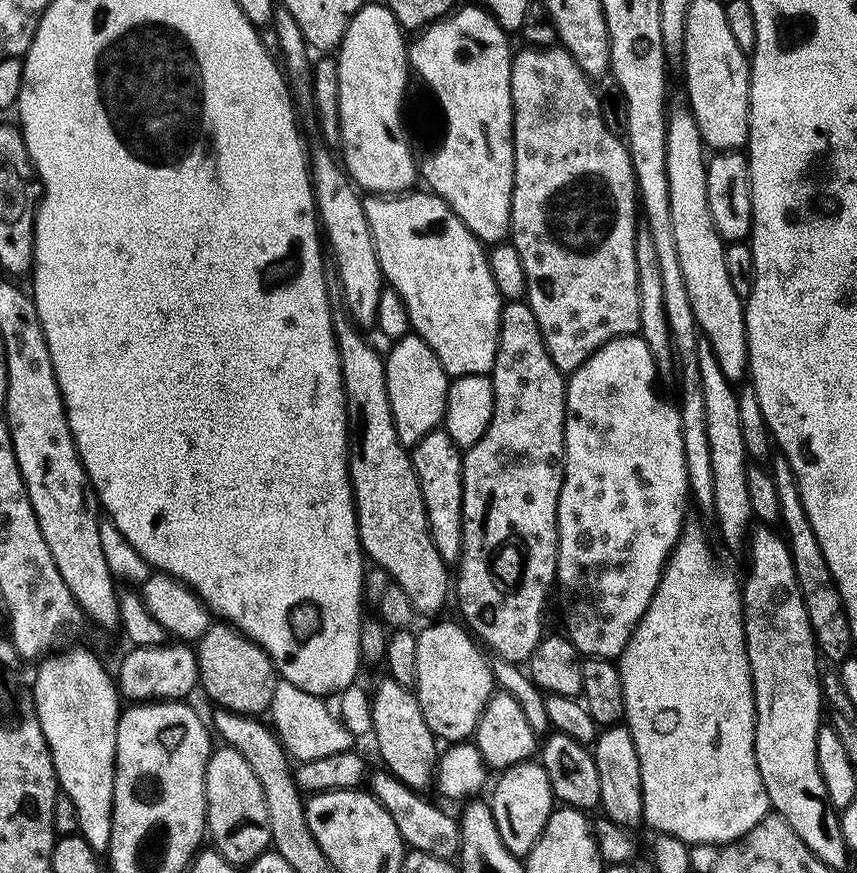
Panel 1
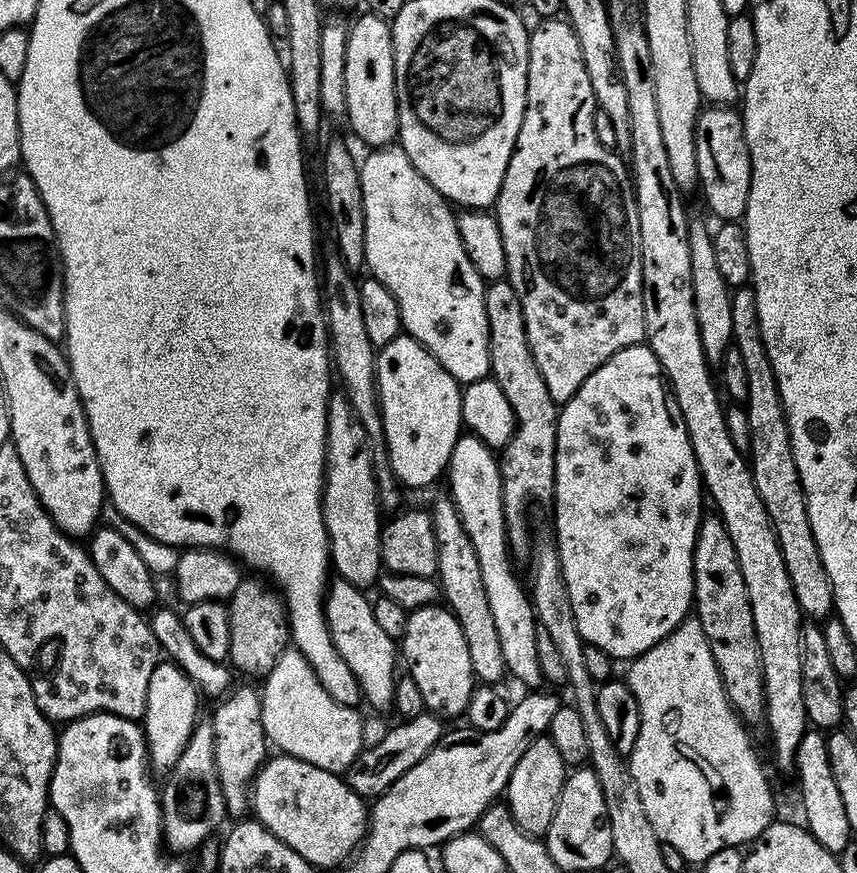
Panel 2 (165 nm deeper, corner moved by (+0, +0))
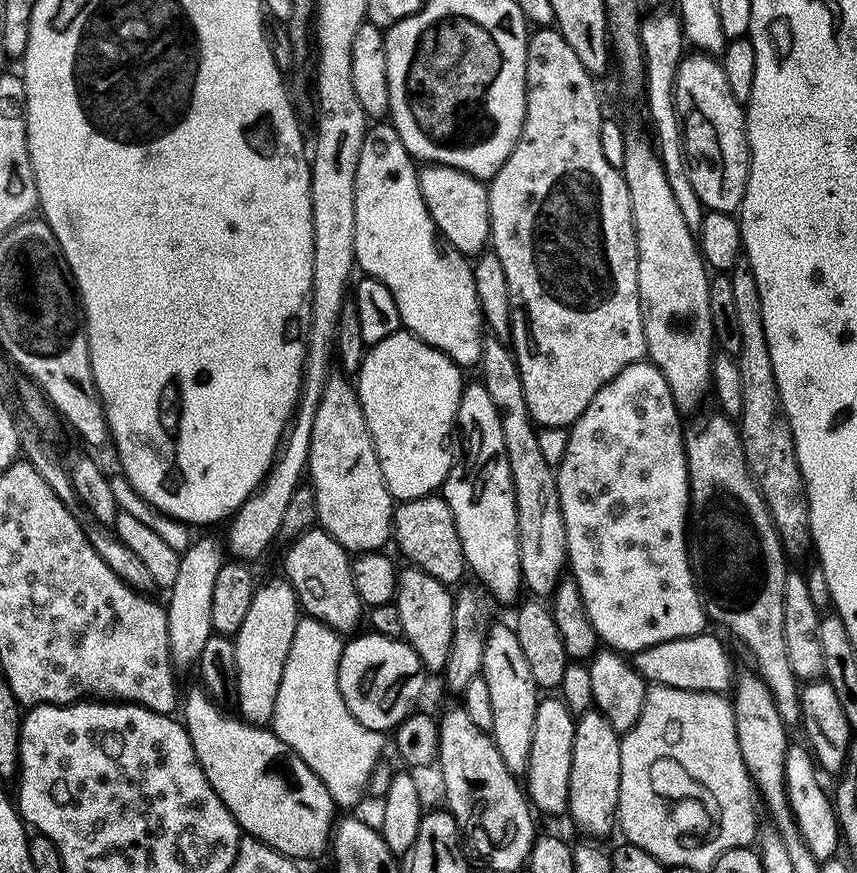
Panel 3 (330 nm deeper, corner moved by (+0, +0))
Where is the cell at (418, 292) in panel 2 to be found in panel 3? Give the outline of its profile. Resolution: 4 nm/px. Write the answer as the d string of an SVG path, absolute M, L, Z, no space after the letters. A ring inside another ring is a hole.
M376 122L369 127L362 142L362 154L358 154L358 174L354 182L354 238L359 271L361 268L365 277L380 280L391 290L401 325L431 348L447 354L454 363L479 365L486 332L474 290L472 264L456 248L442 243L426 210L426 202L422 202L417 165L408 155L402 138L398 138L398 130L388 122Z

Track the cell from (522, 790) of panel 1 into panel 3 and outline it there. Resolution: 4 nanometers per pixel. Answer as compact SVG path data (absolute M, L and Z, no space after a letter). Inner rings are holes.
M541 699L534 714L534 742L530 742L530 758L526 773L526 795L535 811L556 816L567 813L570 794L570 757L574 754L576 716L562 699Z

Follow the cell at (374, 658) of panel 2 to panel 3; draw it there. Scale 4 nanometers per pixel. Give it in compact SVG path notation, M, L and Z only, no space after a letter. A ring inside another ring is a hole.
M313 526L297 536L287 547L283 575L295 589L301 609L311 619L321 620L323 624L341 634L354 631L360 620L362 624L366 605L354 590L352 560L341 544L322 528Z

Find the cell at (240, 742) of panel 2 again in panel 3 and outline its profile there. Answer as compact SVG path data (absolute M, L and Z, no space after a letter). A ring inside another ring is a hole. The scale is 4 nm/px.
M279 578L265 584L263 581L257 587L246 619L234 637L238 662L235 707L247 723L264 726L271 721L278 686L282 682L282 670L286 670L286 654L290 654L290 642L294 642L294 630L301 619L300 601L288 580Z

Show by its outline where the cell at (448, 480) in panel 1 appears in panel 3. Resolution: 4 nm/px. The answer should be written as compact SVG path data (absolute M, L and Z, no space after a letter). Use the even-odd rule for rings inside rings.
M489 623L482 650L480 675L490 689L490 703L494 709L494 726L490 735L498 746L498 754L502 754L506 770L513 774L527 773L530 742L534 742L534 714L538 703L538 689L534 674L530 674L530 666L522 654L522 645L518 643L516 629L511 623Z

